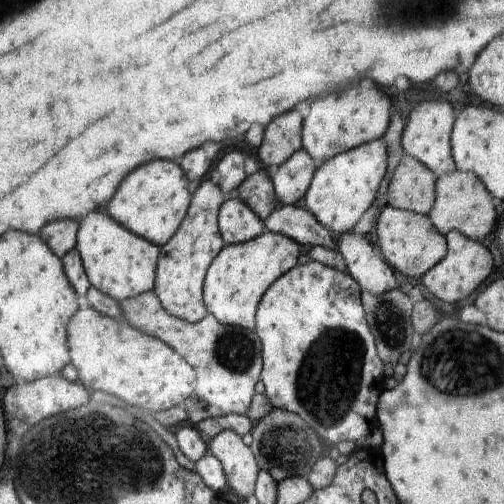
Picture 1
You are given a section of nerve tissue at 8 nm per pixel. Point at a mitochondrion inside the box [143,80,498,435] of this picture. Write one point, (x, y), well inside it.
(325, 396)

